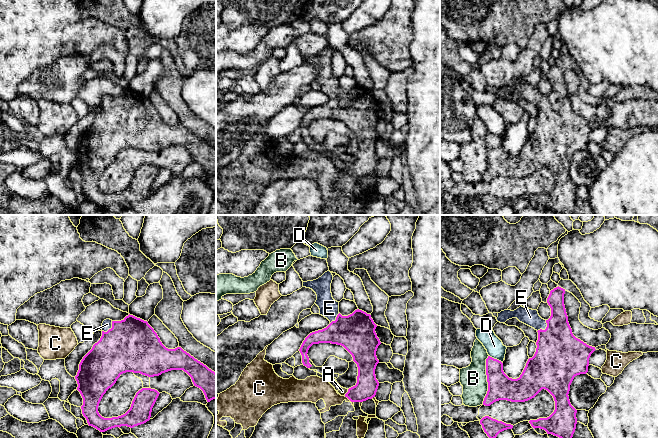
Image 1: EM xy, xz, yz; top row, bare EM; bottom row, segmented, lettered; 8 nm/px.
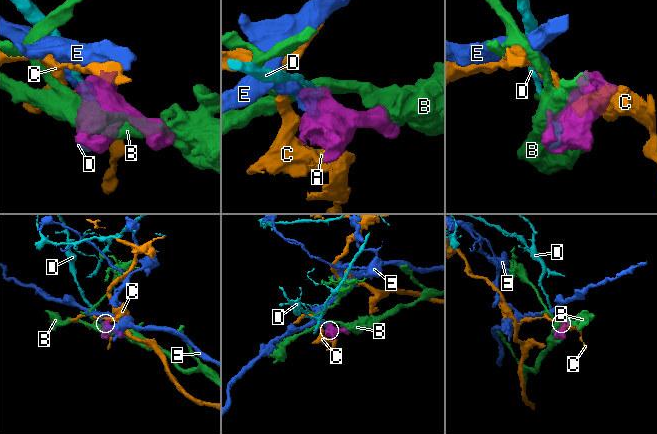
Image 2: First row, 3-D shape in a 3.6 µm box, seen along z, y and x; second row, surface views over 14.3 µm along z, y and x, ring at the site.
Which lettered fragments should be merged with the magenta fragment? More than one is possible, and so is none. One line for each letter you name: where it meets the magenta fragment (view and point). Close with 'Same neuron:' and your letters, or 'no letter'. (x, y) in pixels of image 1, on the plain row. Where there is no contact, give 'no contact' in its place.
A: xz (347, 168)
E: yz (546, 104)
Same neuron: A, E

